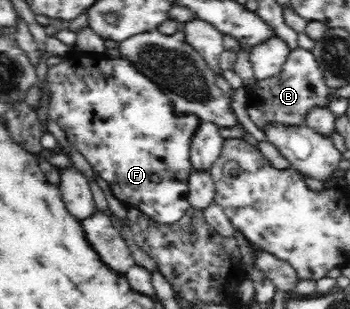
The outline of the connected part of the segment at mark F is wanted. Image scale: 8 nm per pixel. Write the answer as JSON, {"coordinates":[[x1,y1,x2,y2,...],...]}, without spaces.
{"coordinates":[[74,53,63,57,62,61,47,70,46,74,47,92,49,92,49,115,53,121,65,132,67,141,73,145,93,167,95,174,109,184,111,191,126,206,137,207,143,214,151,217,154,221,163,224,171,224,178,221,185,211,190,207,189,202,189,174,193,170,190,161,191,138,201,121,198,118,191,117,187,112,176,111,176,107,169,101,169,97,163,94,163,91,142,72,139,72,128,60,124,58,110,59,99,55,90,55,89,53]]}

